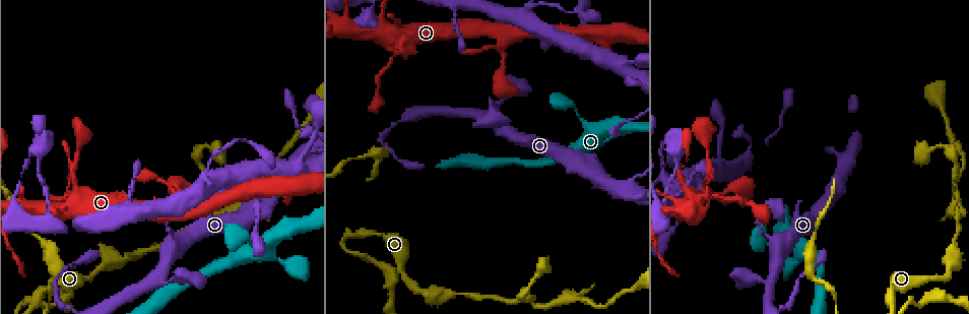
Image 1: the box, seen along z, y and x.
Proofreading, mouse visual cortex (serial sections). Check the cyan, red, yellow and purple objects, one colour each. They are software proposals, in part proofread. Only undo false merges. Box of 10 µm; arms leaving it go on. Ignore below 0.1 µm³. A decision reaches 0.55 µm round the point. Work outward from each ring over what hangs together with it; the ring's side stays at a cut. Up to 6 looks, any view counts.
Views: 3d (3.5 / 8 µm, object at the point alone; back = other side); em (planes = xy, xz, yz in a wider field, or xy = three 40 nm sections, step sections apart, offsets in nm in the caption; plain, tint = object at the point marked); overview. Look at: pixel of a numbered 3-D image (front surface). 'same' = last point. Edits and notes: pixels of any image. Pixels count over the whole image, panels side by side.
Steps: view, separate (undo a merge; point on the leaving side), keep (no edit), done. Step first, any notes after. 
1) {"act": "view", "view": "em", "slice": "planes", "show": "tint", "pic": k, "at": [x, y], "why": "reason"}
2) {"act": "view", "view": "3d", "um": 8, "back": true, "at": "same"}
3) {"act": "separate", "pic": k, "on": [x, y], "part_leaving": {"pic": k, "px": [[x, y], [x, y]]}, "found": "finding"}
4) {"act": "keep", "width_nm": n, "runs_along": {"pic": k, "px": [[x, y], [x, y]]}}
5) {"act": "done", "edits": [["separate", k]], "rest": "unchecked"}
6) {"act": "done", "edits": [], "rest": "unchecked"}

{"act": "view", "view": "3d", "um": 8, "pic": 1, "at": [955, 174], "why": "calibre changes"}

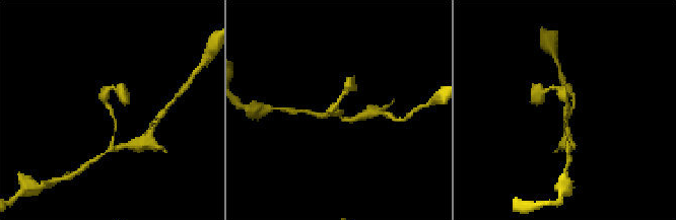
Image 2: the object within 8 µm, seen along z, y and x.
{"act": "view", "view": "em", "slice": "xy", "step": 5, "show": "tint", "at": "same", "arm_widths_nm": [100, 300], "why": "need the tissue"}

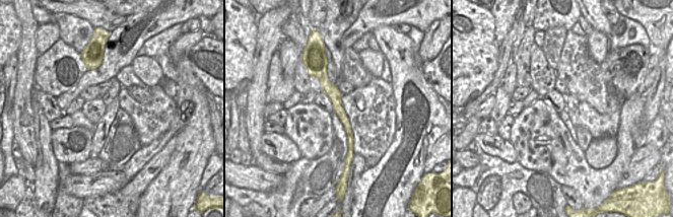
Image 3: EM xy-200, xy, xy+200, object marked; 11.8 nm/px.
{"act": "keep", "runs_along": {"pic": 3, "px": [[322, 65], [350, 147]]}, "found": "all the same cell"}

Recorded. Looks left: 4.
{"act": "view", "view": "3d", "um": 8, "pic": 1, "at": [68, 187], "why": "three arms meet"}

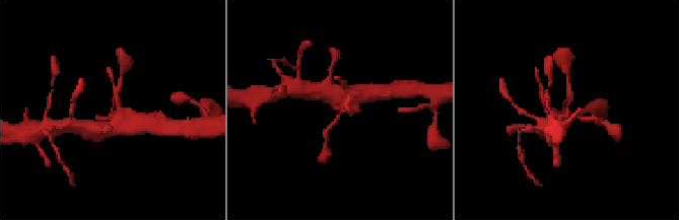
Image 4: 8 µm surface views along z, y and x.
{"act": "view", "view": "3d", "um": 3.5, "at": "same", "why": "zoom in"}

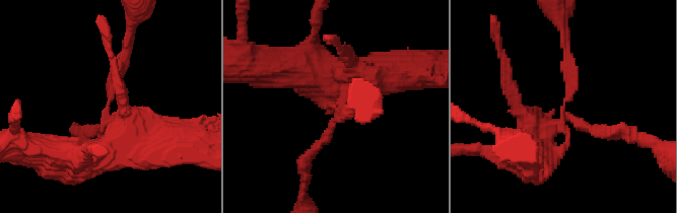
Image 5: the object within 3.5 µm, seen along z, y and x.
{"act": "view", "view": "em", "slice": "xy", "step": 1, "show": "tint", "pic": 5, "at": [337, 107], "arms": 3, "arm_widths_nm": [150, 200, 450], "why": "shape alone is not enough"}

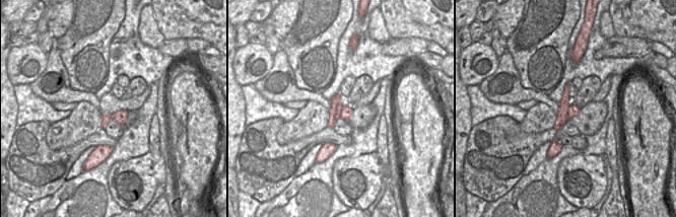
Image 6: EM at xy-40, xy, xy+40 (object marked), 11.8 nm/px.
{"act": "keep", "runs_along": {"pic": 5, "px": [[533, 135], [563, 116], [566, 45]]}, "found": "one cell here"}

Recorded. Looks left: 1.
{"act": "done", "edits": [], "rest": "unchecked"}

